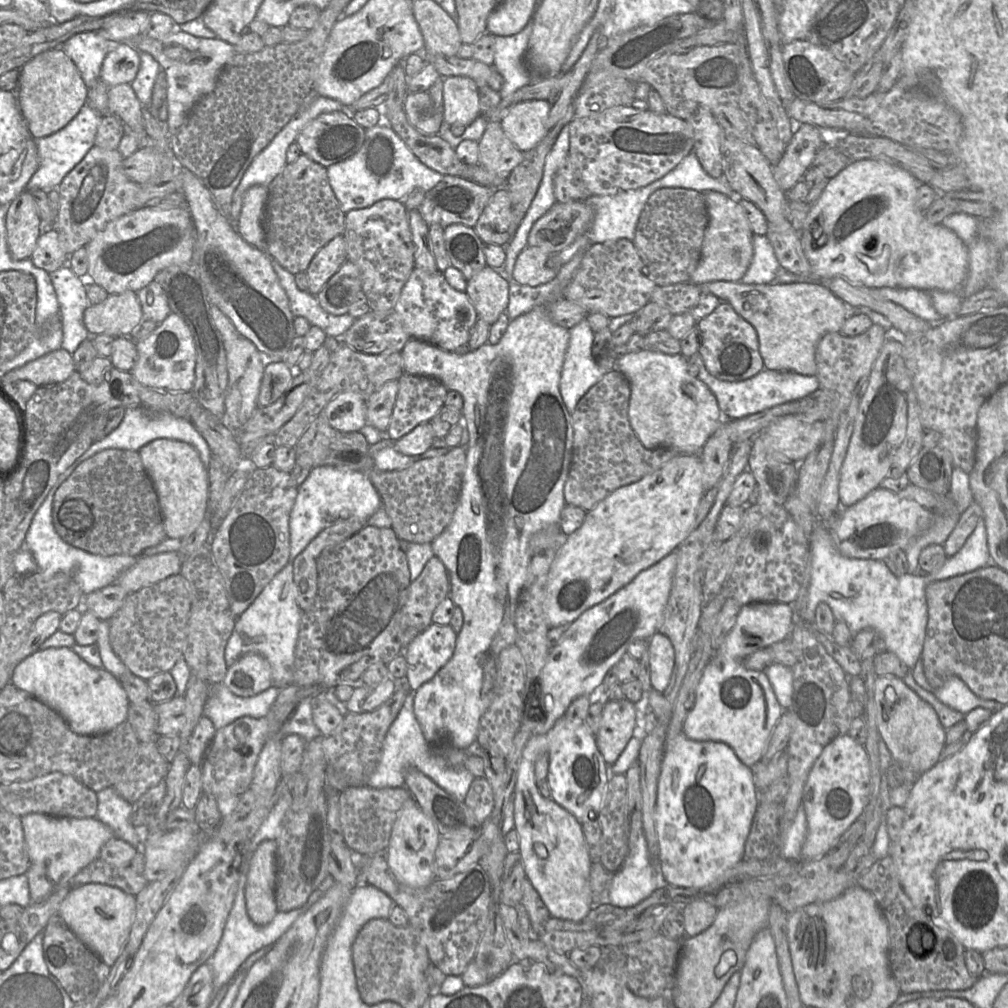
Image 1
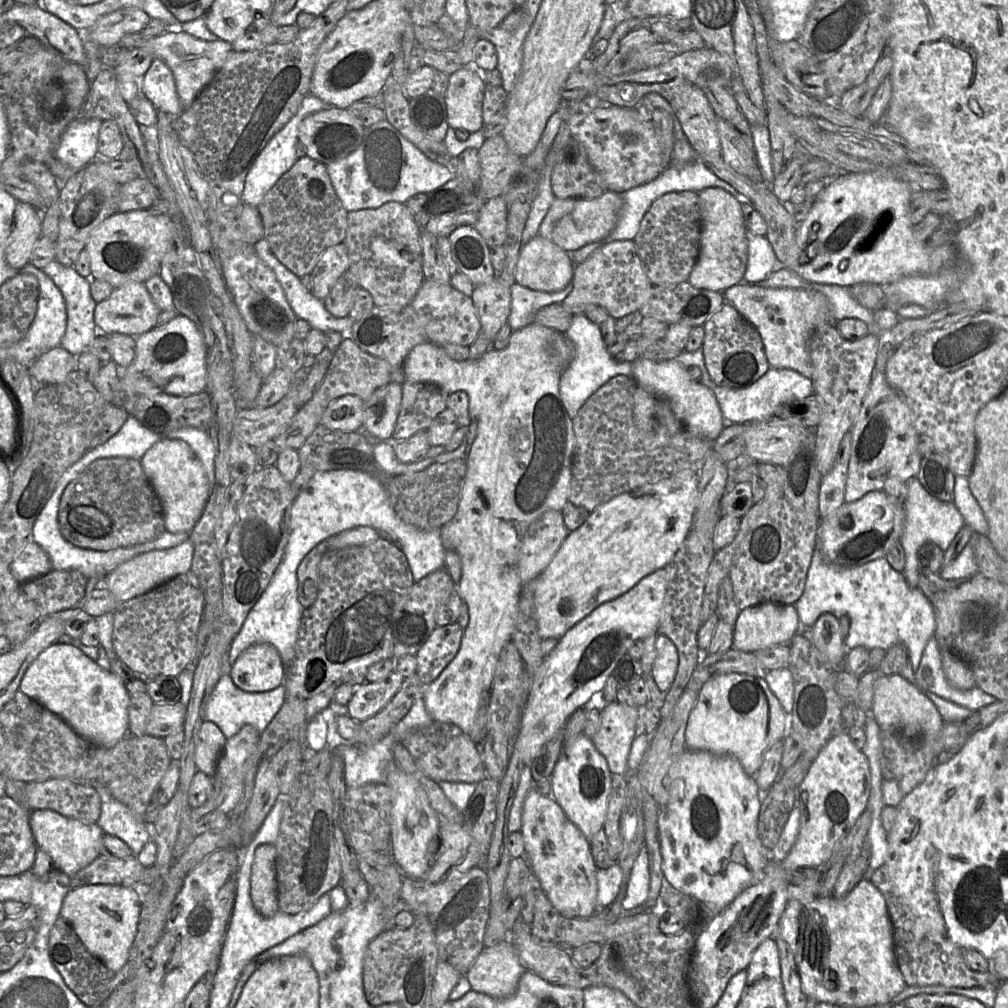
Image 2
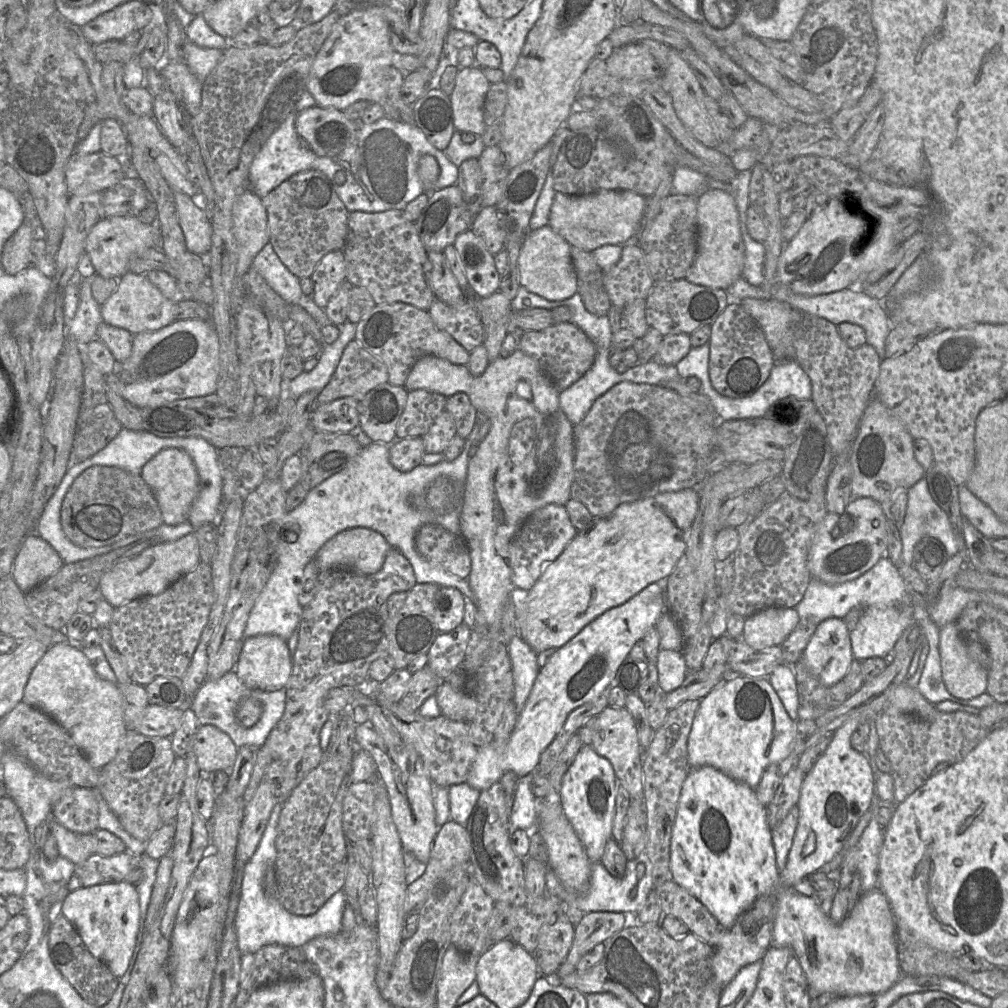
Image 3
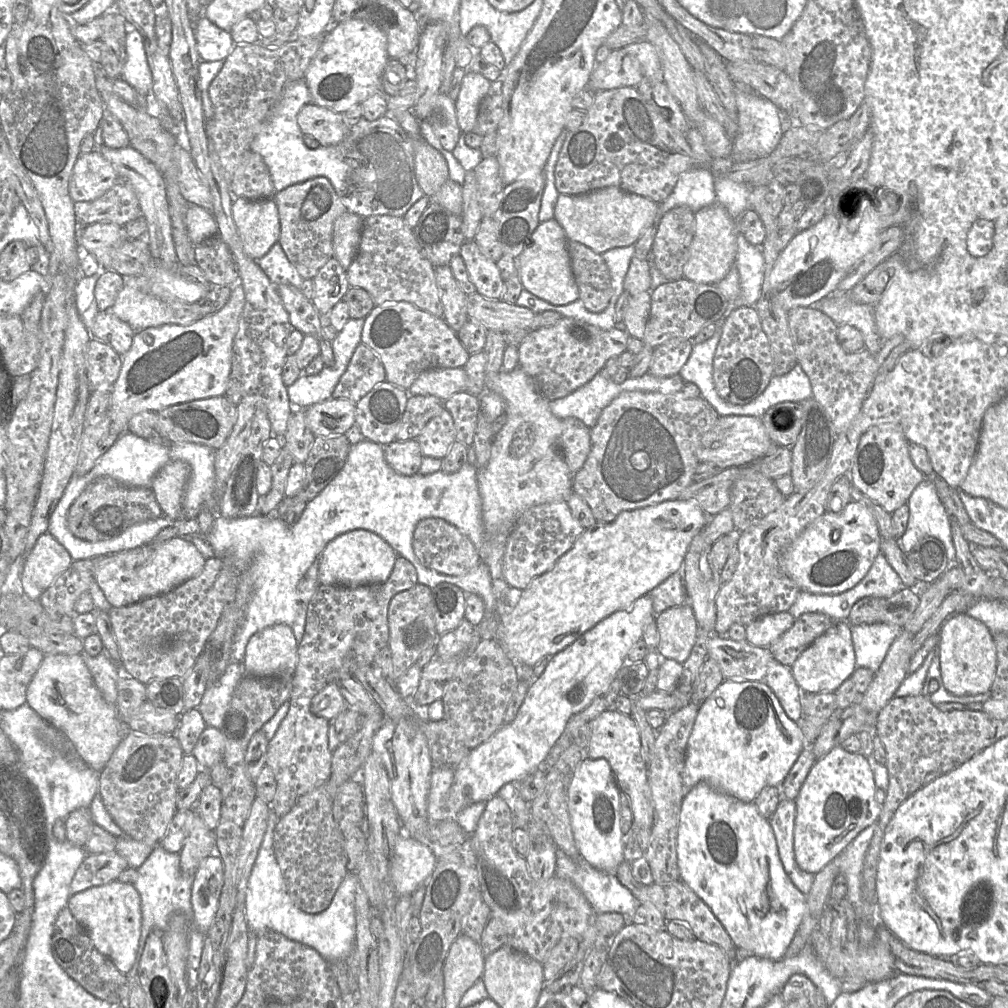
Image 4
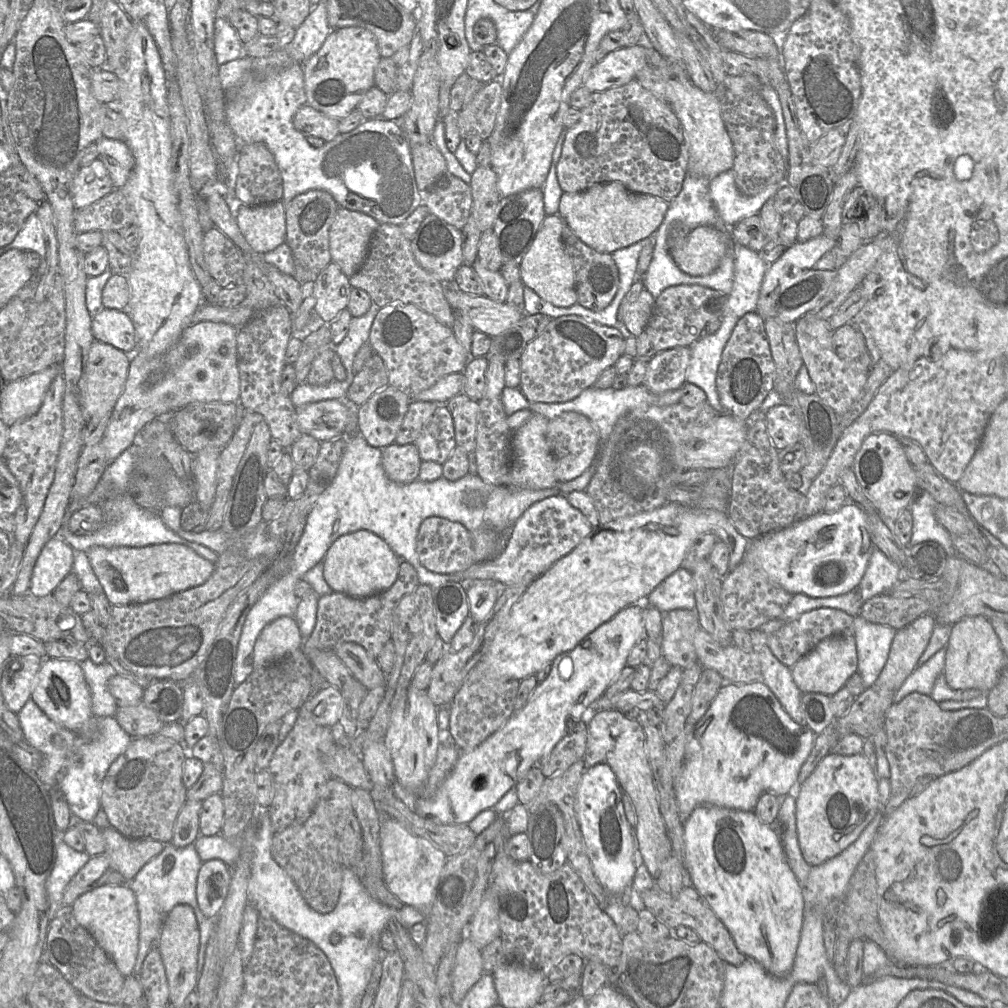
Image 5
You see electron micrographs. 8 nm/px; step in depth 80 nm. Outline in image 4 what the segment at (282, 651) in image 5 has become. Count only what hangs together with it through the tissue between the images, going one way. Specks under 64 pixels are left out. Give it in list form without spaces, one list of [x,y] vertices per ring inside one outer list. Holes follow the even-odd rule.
[[[275,624],[255,633],[245,651],[243,667],[246,675],[292,678],[298,645],[292,626],[287,624]]]

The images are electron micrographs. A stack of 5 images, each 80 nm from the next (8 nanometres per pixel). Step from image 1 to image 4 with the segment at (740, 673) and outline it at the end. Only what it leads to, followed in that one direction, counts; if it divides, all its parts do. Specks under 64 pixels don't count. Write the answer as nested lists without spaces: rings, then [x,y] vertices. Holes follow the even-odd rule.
[[[788,612],[764,615],[746,627],[746,641],[758,647],[769,647],[788,631],[795,618]],[[725,681],[699,707],[686,749],[685,792],[705,782],[743,802],[754,802],[765,786],[782,784],[804,746],[798,723],[788,717],[766,683]]]

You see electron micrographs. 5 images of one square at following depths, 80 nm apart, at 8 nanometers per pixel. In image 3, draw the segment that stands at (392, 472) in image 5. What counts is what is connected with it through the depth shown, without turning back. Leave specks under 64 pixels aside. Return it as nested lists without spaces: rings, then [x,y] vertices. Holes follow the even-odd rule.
[[[422,437],[396,439],[389,445],[391,464],[402,472],[408,472],[422,464],[425,454]]]

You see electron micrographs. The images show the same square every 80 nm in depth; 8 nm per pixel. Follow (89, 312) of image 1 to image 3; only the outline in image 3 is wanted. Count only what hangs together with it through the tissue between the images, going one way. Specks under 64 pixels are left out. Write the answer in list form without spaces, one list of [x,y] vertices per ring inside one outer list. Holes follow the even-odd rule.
[[[126,273],[119,279],[113,294],[100,307],[102,322],[129,331],[136,335],[147,331],[157,331],[176,321],[173,315],[174,302],[165,298],[147,276]]]

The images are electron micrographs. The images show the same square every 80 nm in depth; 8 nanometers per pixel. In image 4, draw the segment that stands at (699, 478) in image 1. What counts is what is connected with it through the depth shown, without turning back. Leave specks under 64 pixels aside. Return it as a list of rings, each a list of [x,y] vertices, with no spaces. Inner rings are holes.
[[[673,499],[651,507],[622,512],[610,523],[596,523],[592,528],[585,529],[576,540],[573,547],[566,552],[550,570],[539,577],[536,577],[528,587],[515,596],[515,606],[511,613],[507,614],[505,617],[501,617],[497,641],[513,661],[520,662],[530,667],[534,667],[545,656],[554,656],[571,645],[582,634],[594,627],[601,620],[615,611],[628,608],[635,600],[649,594],[660,583],[676,573],[684,564],[685,556],[691,541],[697,534],[701,533],[712,517],[714,516],[706,514],[701,506],[695,501]]]

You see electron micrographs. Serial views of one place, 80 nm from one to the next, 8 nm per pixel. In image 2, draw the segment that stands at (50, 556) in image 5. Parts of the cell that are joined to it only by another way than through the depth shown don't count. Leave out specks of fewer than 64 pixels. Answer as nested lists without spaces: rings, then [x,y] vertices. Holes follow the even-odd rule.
[[[29,539],[13,560],[10,570],[19,584],[43,576],[53,570],[45,551]]]

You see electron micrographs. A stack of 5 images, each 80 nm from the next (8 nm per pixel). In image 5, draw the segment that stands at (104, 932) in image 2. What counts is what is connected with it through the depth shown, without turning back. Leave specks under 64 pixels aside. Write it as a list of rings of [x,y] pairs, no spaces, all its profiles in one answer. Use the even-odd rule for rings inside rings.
[[[129,884],[101,885],[78,897],[71,907],[77,922],[89,931],[120,973],[124,977],[132,975],[139,947],[139,915]]]

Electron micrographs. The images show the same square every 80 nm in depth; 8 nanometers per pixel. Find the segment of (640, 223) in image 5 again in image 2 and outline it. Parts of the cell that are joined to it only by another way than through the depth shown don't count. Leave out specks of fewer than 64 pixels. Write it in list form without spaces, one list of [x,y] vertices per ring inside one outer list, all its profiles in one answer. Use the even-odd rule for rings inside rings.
[[[607,191],[594,199],[556,198],[543,219],[538,235],[555,243],[566,252],[576,251],[583,246],[604,240],[615,228],[623,206],[622,195]]]

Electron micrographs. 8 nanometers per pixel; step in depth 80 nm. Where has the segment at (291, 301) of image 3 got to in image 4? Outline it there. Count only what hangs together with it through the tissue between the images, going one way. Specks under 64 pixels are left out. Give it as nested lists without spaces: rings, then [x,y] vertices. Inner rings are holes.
[[[279,243],[257,260],[259,267],[275,285],[289,284],[301,288],[303,278],[287,258]]]

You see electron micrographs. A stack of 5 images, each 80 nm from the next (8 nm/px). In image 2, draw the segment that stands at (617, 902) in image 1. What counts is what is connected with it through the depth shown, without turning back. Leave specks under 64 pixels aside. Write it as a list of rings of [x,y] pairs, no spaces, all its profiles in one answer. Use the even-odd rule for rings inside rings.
[[[643,846],[635,859],[629,879],[625,884],[626,894],[620,904],[623,908],[629,908],[633,904],[646,903],[650,889],[650,871],[648,850]]]

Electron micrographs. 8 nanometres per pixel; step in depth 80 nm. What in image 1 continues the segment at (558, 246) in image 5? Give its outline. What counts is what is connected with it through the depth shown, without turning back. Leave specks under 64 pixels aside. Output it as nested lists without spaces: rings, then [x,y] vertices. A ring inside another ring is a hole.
[[[526,246],[517,257],[513,270],[514,281],[532,287],[552,281],[559,272],[559,269],[547,266],[552,254],[539,247]]]

